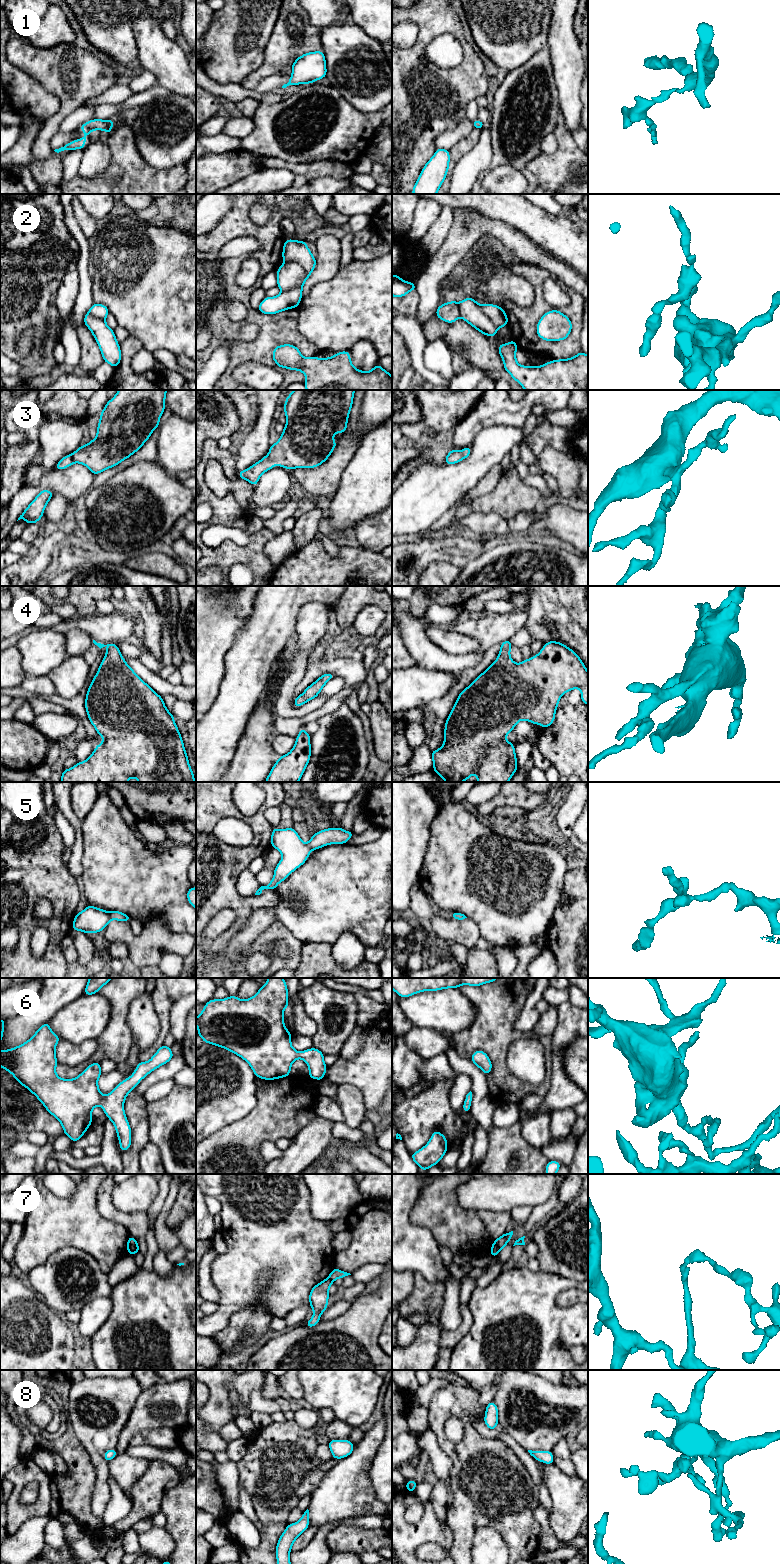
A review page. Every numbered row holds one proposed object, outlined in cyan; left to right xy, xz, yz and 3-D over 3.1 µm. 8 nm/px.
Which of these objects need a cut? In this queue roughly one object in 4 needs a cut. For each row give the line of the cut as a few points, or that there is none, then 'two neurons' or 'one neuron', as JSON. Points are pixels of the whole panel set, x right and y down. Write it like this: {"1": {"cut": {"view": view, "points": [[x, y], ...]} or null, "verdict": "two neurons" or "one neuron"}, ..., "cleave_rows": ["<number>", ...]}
{"1": {"cut": null, "verdict": "one neuron"}, "2": {"cut": {"view": "xz", "points": [[299, 263], [304, 270], [303, 279], [297, 285], [282, 291]]}, "verdict": "two neurons"}, "3": {"cut": null, "verdict": "one neuron"}, "4": {"cut": null, "verdict": "one neuron"}, "5": {"cut": null, "verdict": "one neuron"}, "6": {"cut": null, "verdict": "one neuron"}, "7": {"cut": {"view": "yz", "points": [[495, 1240], [499, 1250]]}, "verdict": "two neurons"}, "8": {"cut": null, "verdict": "one neuron"}, "cleave_rows": ["2", "7"]}

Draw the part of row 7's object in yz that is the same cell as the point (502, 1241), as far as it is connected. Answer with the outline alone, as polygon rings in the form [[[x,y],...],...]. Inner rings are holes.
[[[511,1231],[509,1233],[505,1233],[502,1236],[500,1236],[498,1239],[495,1240],[498,1245],[499,1251],[507,1245],[508,1241],[511,1239],[512,1235],[513,1235],[513,1231]]]

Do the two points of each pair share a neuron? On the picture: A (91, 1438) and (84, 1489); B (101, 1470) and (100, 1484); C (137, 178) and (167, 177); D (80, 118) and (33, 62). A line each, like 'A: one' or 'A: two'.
A: two
B: one
C: one
D: two

